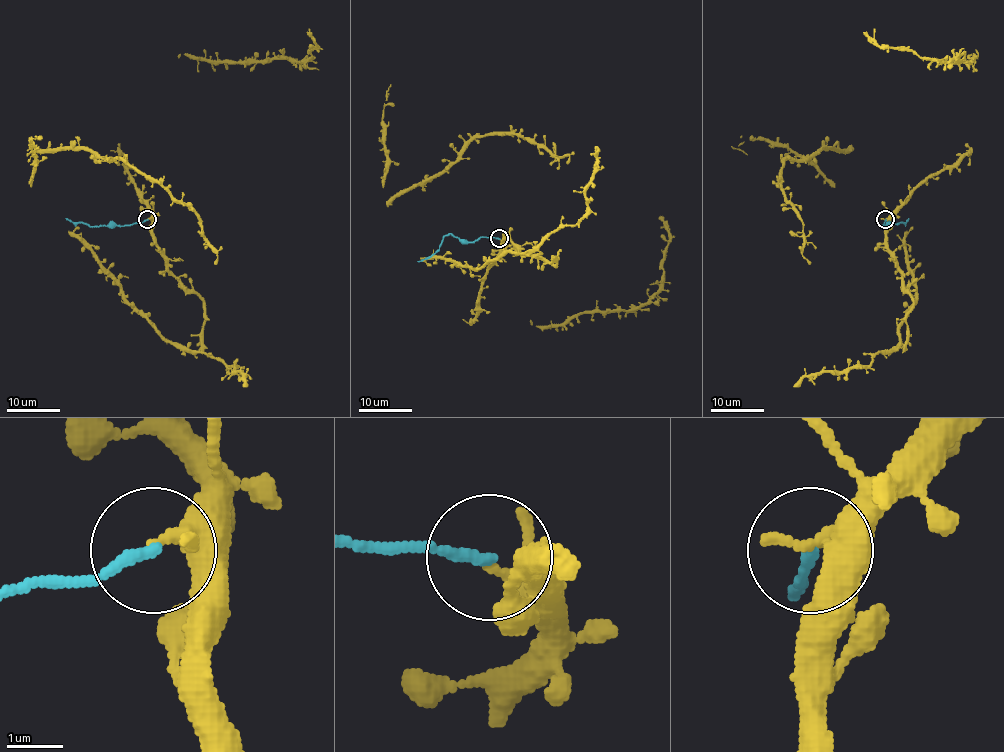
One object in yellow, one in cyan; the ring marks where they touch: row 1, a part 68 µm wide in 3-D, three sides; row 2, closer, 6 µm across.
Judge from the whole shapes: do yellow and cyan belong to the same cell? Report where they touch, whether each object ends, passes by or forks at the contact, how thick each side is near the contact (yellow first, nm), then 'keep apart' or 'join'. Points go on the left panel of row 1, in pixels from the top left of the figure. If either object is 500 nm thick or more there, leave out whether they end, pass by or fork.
place (147, 219); yellow passes by; cyan ends; calibres 240 and 200 nm; keep apart

